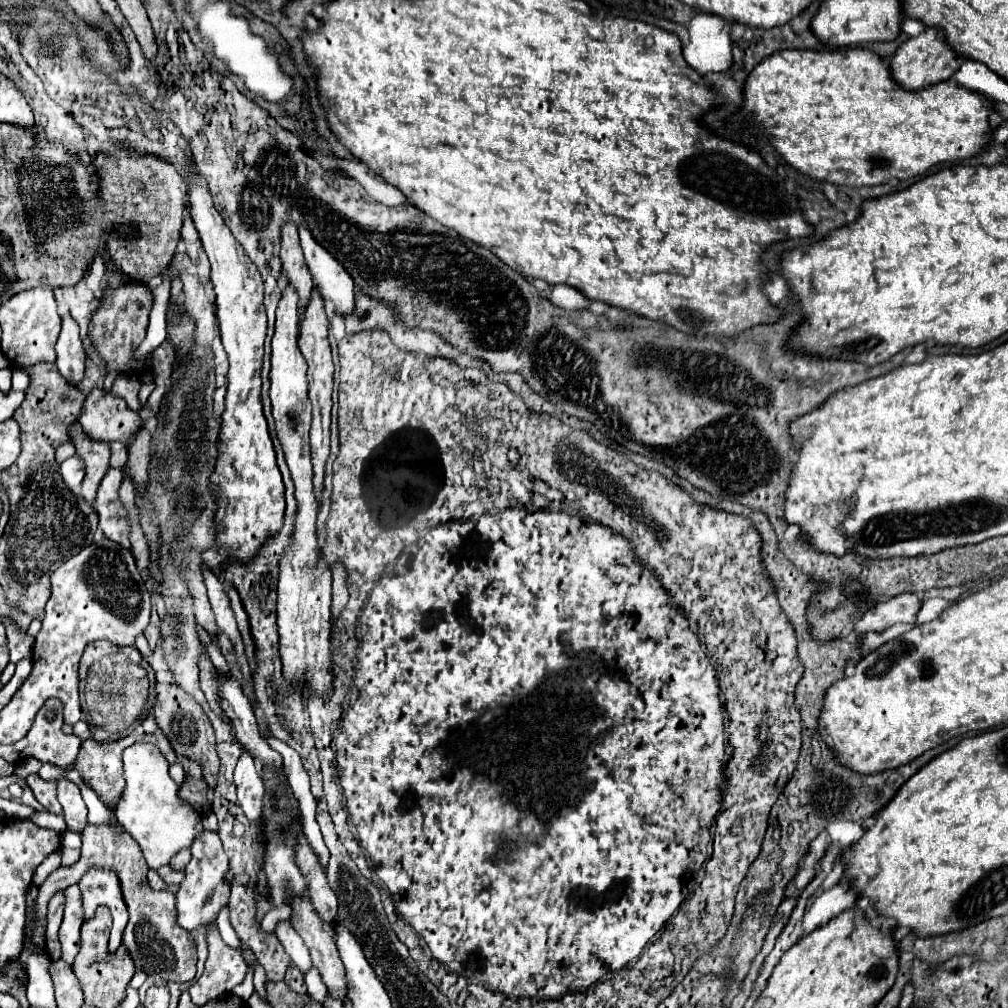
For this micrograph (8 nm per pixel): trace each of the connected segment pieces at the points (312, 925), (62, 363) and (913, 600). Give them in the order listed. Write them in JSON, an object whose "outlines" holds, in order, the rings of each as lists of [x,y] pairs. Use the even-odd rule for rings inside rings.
{"outlines":[[[[299,895],[291,901],[291,907],[293,907],[293,927],[295,931],[303,937],[305,945],[309,947],[309,953],[313,957],[313,965],[319,969],[321,973],[321,979],[323,983],[327,985],[329,989],[329,995],[341,1003],[349,1001],[349,989],[347,989],[347,977],[345,977],[345,967],[343,967],[343,961],[339,957],[339,951],[337,951],[337,945],[335,945],[335,939],[331,937],[331,933],[325,929],[325,923],[321,923],[321,919],[313,913],[313,907],[311,907],[311,901],[309,901],[309,895]]],[[[63,311],[61,319],[63,319],[61,335],[55,347],[57,349],[57,369],[69,385],[77,387],[85,373],[85,351],[79,339],[79,327],[75,319],[67,311]]],[[[913,593],[897,595],[887,601],[879,601],[871,609],[867,609],[853,629],[857,635],[865,635],[869,631],[881,633],[897,623],[915,623],[919,607],[921,607],[921,601],[917,595]]]]}

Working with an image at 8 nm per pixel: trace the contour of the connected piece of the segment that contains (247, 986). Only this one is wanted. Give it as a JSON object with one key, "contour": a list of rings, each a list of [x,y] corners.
{"contour":[[[249,967],[249,971],[247,971],[247,977],[245,977],[245,981],[243,981],[241,985],[237,985],[237,987],[234,987],[231,993],[235,993],[237,997],[241,997],[243,1001],[247,1001],[247,999],[249,999],[249,995],[253,993],[253,967]]]}

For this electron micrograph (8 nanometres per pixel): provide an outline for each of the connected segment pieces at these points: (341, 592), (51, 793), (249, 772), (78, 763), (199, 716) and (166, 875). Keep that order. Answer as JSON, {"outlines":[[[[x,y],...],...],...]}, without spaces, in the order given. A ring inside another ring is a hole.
{"outlines":[[[[341,561],[333,563],[331,569],[333,569],[333,605],[331,605],[331,615],[333,615],[333,619],[337,619],[343,613],[343,609],[345,609],[345,605],[349,601],[347,569],[345,569],[345,565]]],[[[37,773],[35,775],[29,775],[27,777],[27,785],[33,789],[33,795],[37,797],[37,801],[47,807],[49,811],[53,813],[61,813],[61,805],[57,803],[57,797],[55,797],[55,785],[49,783],[49,781],[43,781]]],[[[241,753],[235,768],[235,785],[237,785],[237,799],[249,817],[259,829],[259,821],[265,807],[265,785],[255,769],[253,757],[249,753]]],[[[129,735],[113,743],[97,743],[93,739],[85,739],[81,743],[79,757],[73,763],[73,769],[81,773],[81,777],[97,793],[103,805],[117,807],[117,803],[121,801],[125,789],[121,753],[135,741],[137,737]]],[[[173,683],[171,685],[157,685],[157,701],[153,707],[153,715],[155,715],[155,723],[159,725],[163,735],[169,739],[177,757],[187,757],[187,759],[197,761],[203,767],[205,781],[213,787],[215,775],[219,769],[219,757],[215,753],[213,727],[209,725],[209,719],[205,717],[201,705],[195,705],[195,701],[191,701],[191,697],[185,691],[177,689],[177,685],[173,685]]],[[[165,865],[165,867],[159,869],[159,877],[161,877],[167,885],[173,885],[173,883],[181,883],[181,881],[183,881],[183,871],[175,871],[175,869],[171,869],[169,865]]]]}

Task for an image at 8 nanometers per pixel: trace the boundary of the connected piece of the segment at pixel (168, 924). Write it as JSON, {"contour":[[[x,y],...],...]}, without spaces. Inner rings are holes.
{"contour":[[[87,827],[83,831],[83,849],[81,849],[81,859],[75,865],[69,867],[59,867],[55,869],[45,883],[39,887],[39,897],[37,897],[37,915],[39,923],[35,927],[35,943],[45,949],[45,937],[43,937],[43,925],[45,925],[45,911],[47,911],[47,901],[53,897],[53,893],[75,885],[81,881],[81,877],[91,869],[91,867],[101,867],[101,869],[113,869],[117,873],[117,879],[121,883],[123,899],[129,909],[129,923],[123,933],[123,947],[135,961],[135,967],[145,971],[149,977],[153,977],[157,983],[185,983],[195,979],[195,965],[197,965],[197,949],[195,941],[189,931],[185,931],[177,923],[177,907],[175,907],[175,895],[173,893],[157,893],[149,887],[147,883],[147,863],[141,855],[139,845],[133,841],[133,837],[125,831],[113,831],[109,827]]]}

